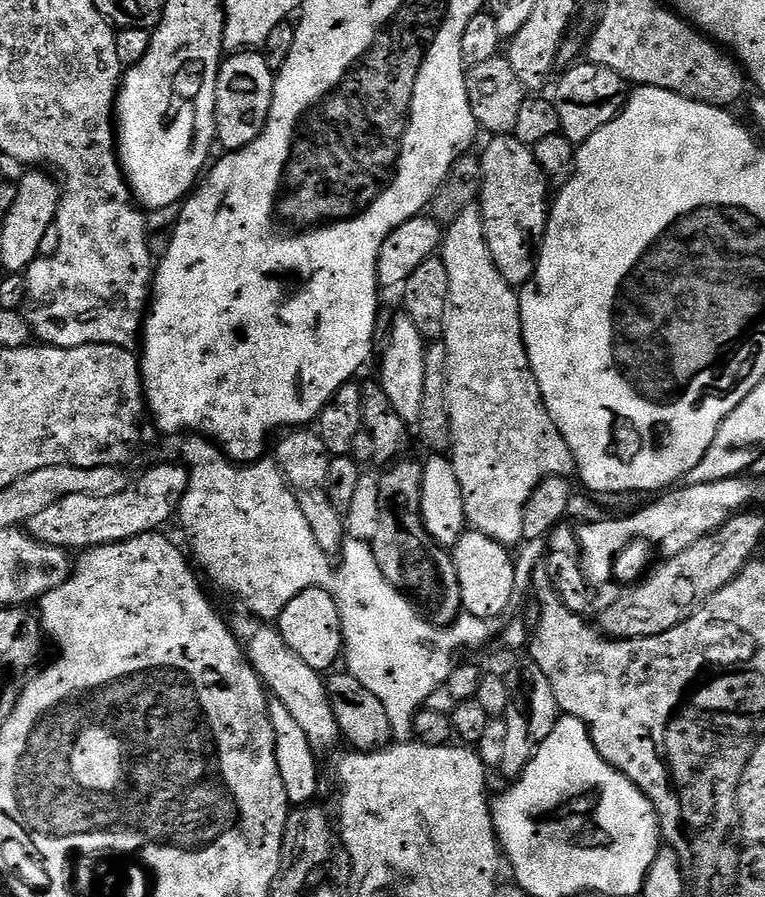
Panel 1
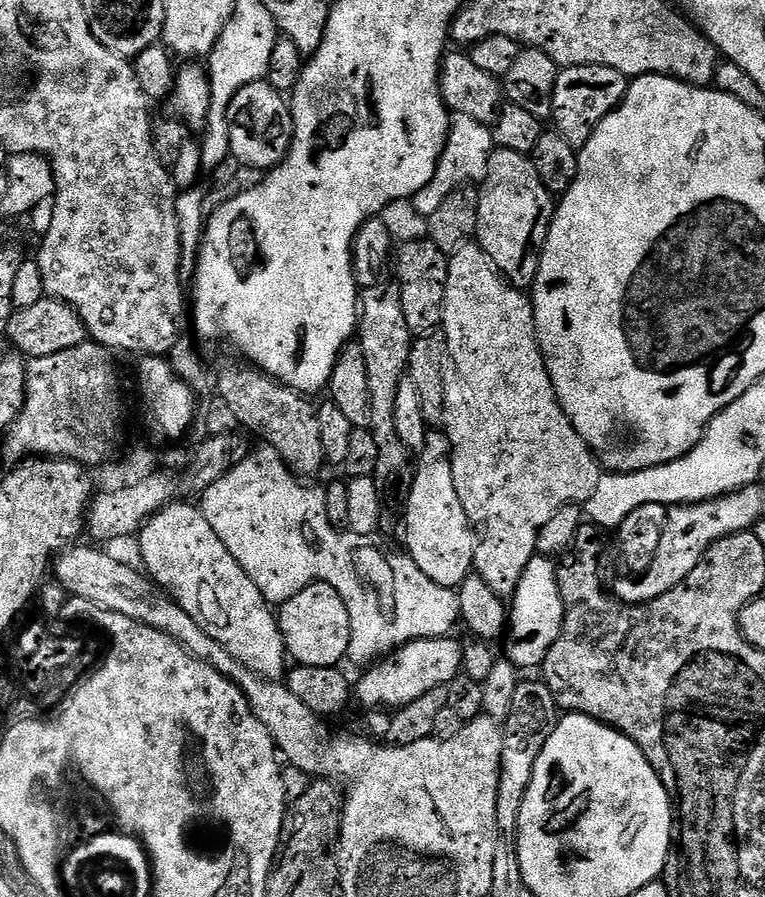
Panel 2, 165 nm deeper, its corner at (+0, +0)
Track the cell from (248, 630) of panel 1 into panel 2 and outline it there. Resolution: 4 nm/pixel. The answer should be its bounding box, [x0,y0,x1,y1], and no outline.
[138,502,290,680]

